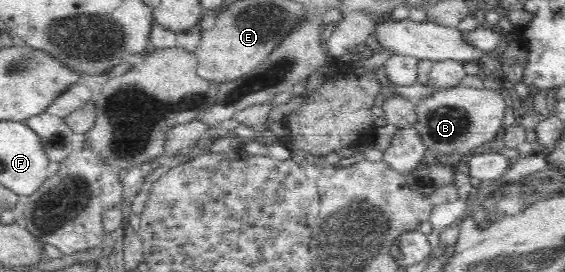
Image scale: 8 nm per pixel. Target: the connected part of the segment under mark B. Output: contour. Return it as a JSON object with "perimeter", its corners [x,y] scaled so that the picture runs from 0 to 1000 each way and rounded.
{"perimeter":[[[811,313],[747,360],[735,379],[735,408],[735,467],[756,551],[772,559],[786,588],[796,585],[798,559],[811,559],[825,588],[835,566],[846,563],[853,529],[887,500],[896,379],[881,331]]]}

